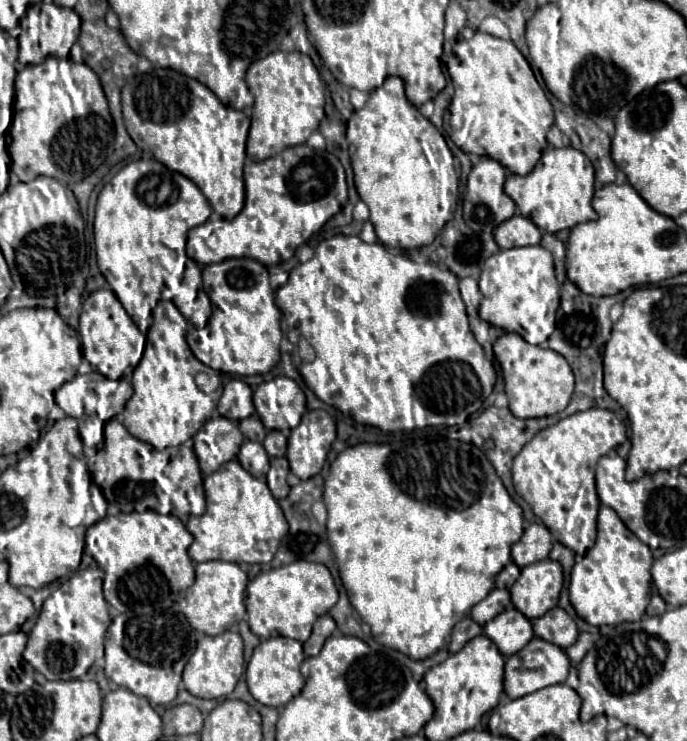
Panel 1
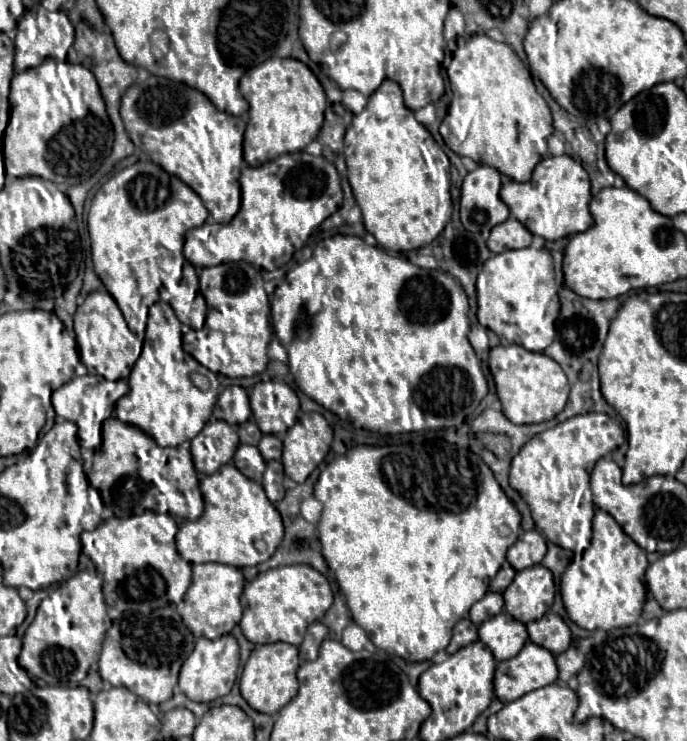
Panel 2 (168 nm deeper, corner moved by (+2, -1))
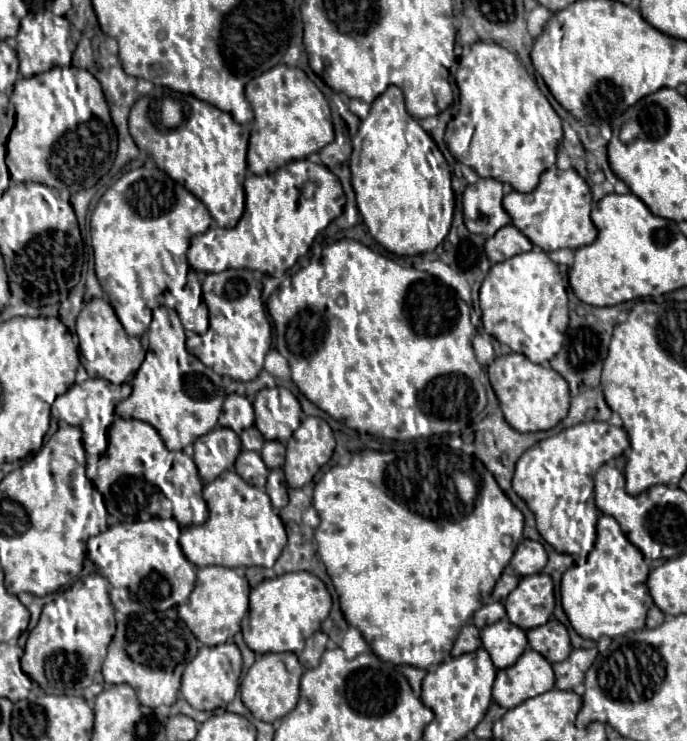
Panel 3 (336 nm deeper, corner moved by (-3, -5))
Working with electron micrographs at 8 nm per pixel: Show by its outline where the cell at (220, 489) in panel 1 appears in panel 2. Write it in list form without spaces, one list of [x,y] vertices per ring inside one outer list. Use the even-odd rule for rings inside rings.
[[[231,462],[223,464],[215,474],[198,473],[204,511],[199,520],[175,518],[178,525],[176,547],[189,564],[221,562],[237,568],[257,566],[269,560],[283,540],[283,522],[275,506],[265,496],[261,484],[245,478]]]

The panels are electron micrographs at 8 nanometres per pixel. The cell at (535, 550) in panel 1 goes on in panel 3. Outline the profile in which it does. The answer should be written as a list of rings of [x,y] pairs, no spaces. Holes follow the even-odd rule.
[[[522,540],[510,560],[510,566],[516,574],[520,576],[528,576],[528,574],[538,574],[542,572],[542,568],[546,566],[548,554],[544,550],[544,546],[536,540]]]

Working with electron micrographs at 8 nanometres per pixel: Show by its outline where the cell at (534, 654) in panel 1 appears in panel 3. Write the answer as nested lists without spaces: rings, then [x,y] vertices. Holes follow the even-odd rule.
[[[528,648],[514,666],[498,670],[492,696],[502,708],[514,708],[528,698],[552,690],[554,684],[552,664],[542,654]]]

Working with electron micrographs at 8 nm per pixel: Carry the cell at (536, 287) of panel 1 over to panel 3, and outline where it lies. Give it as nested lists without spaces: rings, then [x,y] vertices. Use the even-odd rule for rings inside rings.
[[[534,246],[530,252],[512,256],[504,262],[492,264],[488,276],[484,278],[480,288],[480,308],[484,330],[494,336],[498,342],[508,344],[514,352],[524,352],[532,362],[544,364],[548,362],[558,350],[561,350],[566,338],[569,325],[569,309],[567,295],[567,280],[560,276],[558,264],[554,264],[548,254],[541,248]]]

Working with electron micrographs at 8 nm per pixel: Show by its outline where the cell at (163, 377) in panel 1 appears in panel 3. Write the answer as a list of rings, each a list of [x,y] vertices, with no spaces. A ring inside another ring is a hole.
[[[166,306],[156,308],[148,336],[150,345],[133,378],[132,392],[116,406],[116,412],[122,418],[136,418],[154,426],[168,450],[184,450],[216,426],[226,398],[222,378],[186,350],[184,327],[176,311]]]

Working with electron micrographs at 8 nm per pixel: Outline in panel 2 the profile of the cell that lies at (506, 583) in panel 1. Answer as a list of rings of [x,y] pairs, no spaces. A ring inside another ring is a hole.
[[[505,562],[505,564],[501,566],[501,570],[497,572],[497,576],[491,580],[489,590],[501,594],[501,592],[503,592],[503,590],[513,582],[513,578],[515,578],[515,570],[513,570],[513,566],[511,566],[509,562]]]

